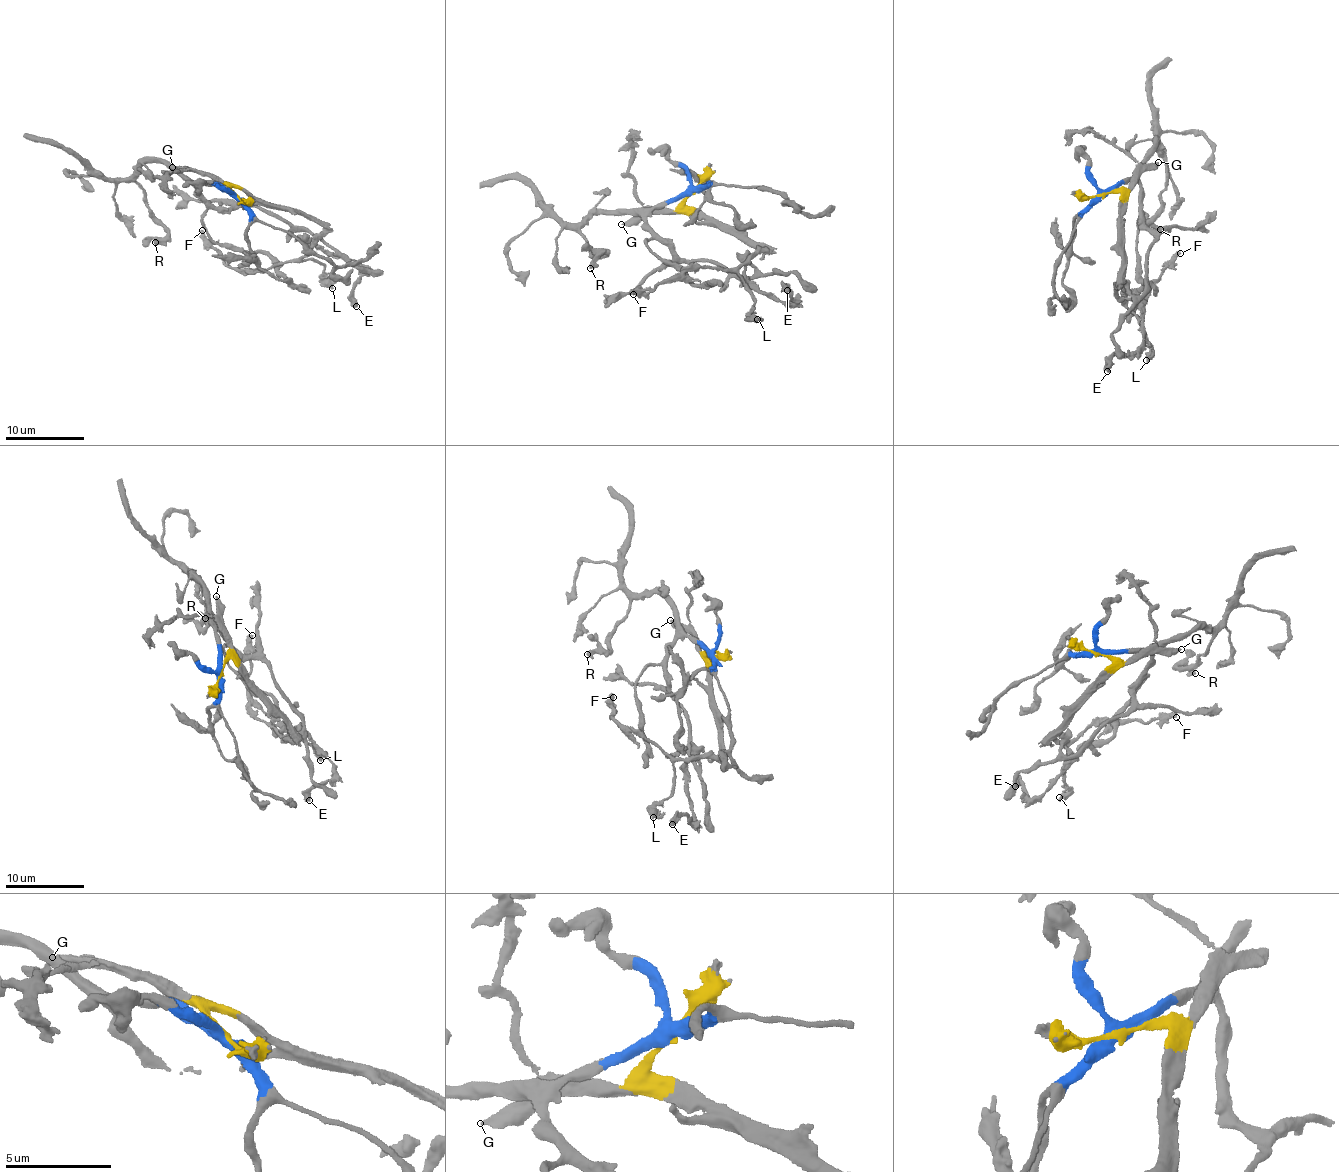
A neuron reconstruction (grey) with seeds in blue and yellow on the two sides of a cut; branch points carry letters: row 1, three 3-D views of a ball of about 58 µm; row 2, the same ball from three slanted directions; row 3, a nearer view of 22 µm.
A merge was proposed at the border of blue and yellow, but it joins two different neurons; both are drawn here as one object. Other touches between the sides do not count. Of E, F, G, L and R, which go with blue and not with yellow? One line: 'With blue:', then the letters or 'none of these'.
With blue: R

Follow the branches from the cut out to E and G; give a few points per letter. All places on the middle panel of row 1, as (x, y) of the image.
E: (692, 190), (687, 207), (742, 228), (766, 251), (745, 265), (759, 290), (794, 301), (786, 286), (787, 291)
G: (692, 190), (690, 196), (674, 210), (647, 209), (621, 224)

